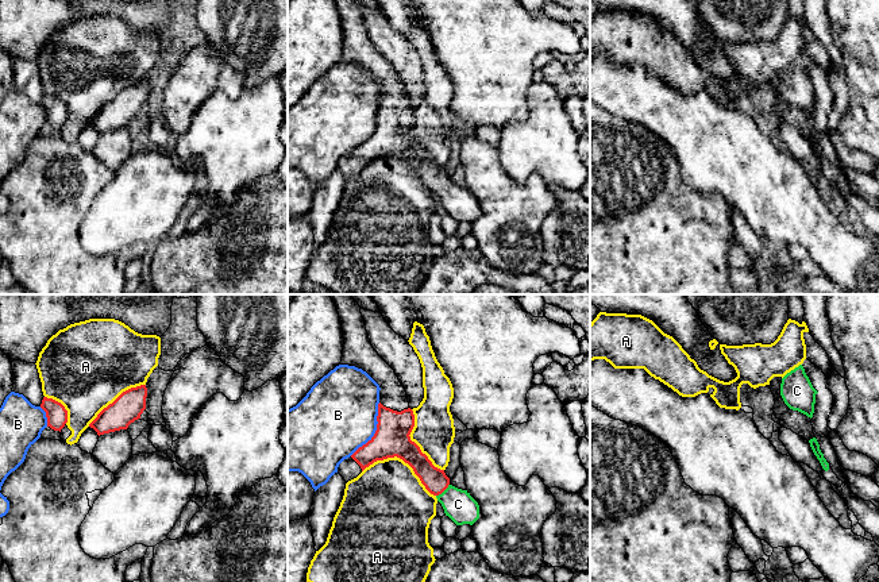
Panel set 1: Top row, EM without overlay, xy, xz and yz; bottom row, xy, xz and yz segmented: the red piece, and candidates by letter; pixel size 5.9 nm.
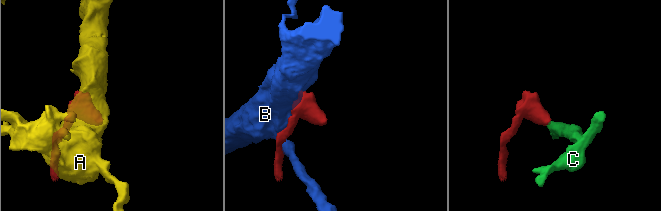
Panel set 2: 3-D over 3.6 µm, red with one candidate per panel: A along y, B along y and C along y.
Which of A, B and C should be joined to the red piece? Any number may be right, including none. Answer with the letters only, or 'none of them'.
C

